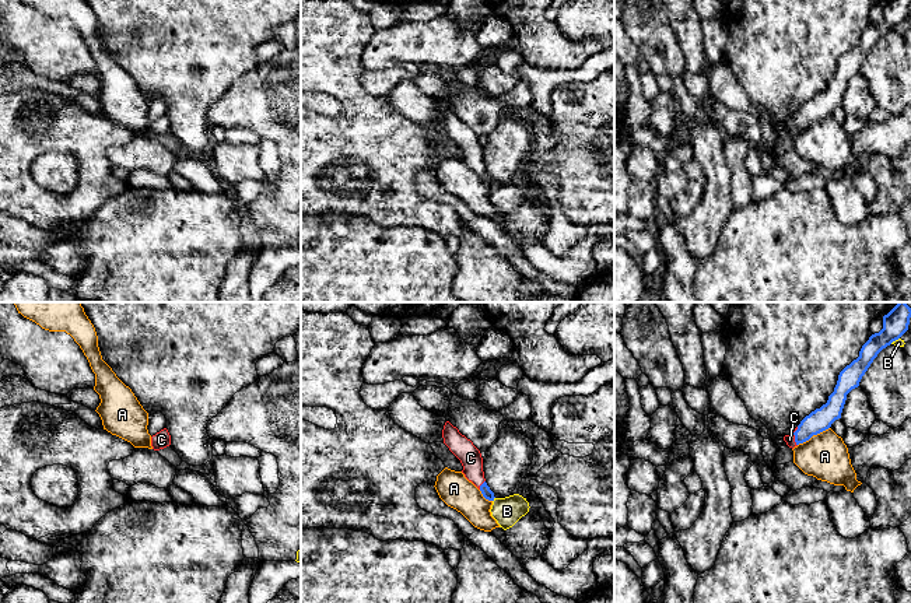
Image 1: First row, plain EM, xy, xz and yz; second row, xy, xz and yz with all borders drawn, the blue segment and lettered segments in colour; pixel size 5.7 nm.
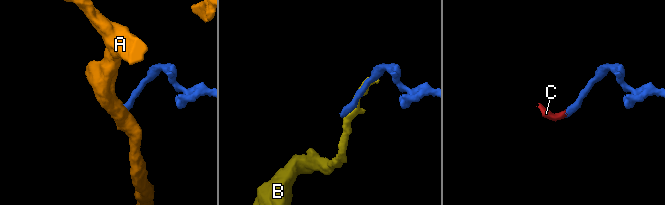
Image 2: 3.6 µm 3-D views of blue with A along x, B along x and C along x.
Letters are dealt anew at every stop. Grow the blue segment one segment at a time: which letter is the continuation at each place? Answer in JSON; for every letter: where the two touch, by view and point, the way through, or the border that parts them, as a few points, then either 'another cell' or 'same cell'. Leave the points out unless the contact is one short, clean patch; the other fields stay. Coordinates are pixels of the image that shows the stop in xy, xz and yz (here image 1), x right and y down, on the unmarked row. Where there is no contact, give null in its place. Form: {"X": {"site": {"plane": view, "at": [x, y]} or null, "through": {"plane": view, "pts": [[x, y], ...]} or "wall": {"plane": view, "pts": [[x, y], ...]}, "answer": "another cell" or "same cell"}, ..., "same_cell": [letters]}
{"A": {"site": {"plane": "yz", "at": [813, 121]}, "wall": {"plane": "yz", "pts": [[829, 114], [798, 132]]}, "answer": "another cell"}, "B": {"site": {"plane": "xz", "at": [493, 186]}, "answer": "another cell"}, "C": {"site": {"plane": "yz", "at": [795, 123]}, "through": {"plane": "yz", "pts": [[822, 105], [795, 123], [789, 126]]}, "answer": "same cell"}, "same_cell": ["C"]}

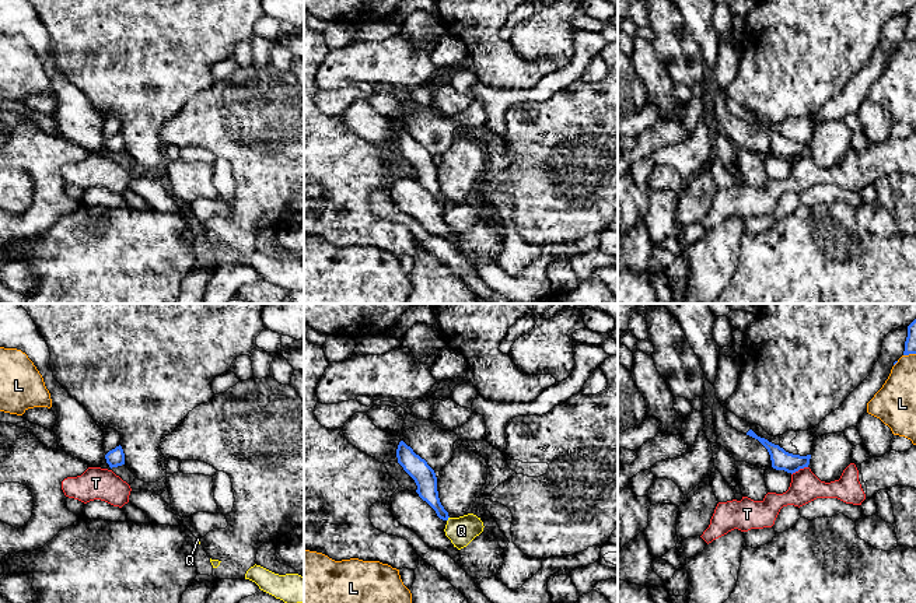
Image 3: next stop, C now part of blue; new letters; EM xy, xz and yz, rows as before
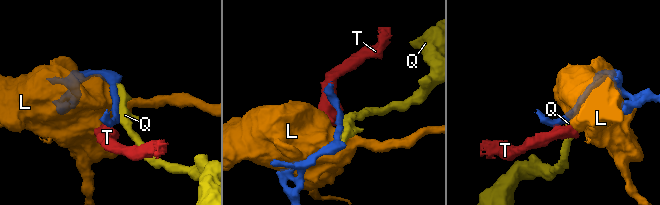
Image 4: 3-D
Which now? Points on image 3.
{"L": {"site": {"plane": "yz", "at": [909, 39]}, "answer": "another cell"}, "Q": {"site": {"plane": "xz", "at": [447, 206]}, "answer": "another cell"}, "T": {"site": {"plane": "yz", "at": [799, 155]}, "wall": {"plane": "yz", "pts": [[807, 153], [792, 161]]}, "answer": "another cell"}, "same_cell": []}

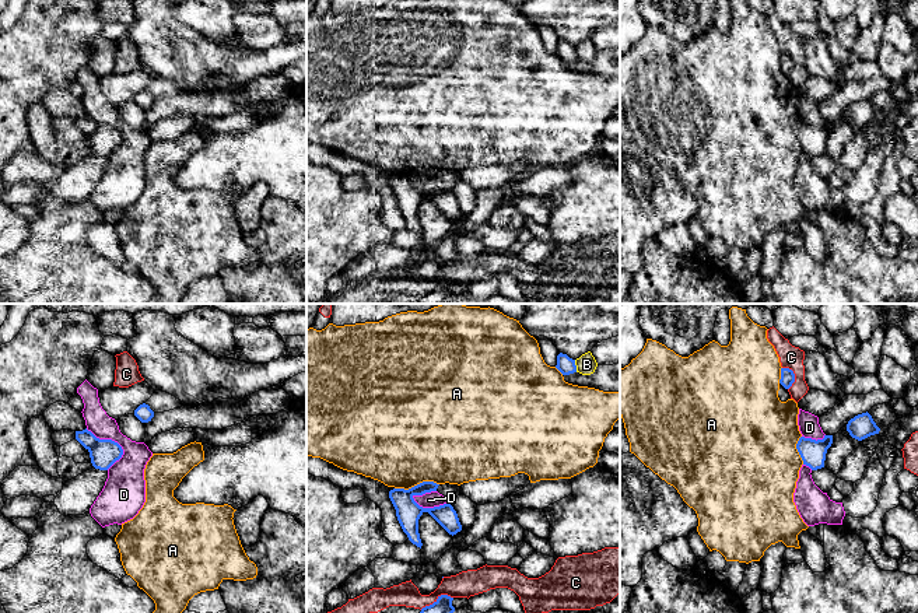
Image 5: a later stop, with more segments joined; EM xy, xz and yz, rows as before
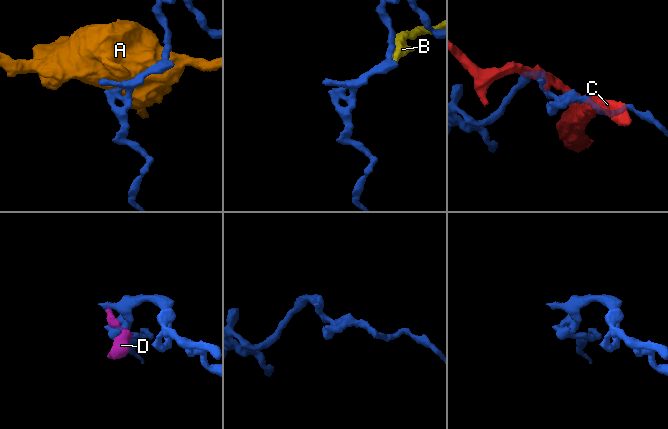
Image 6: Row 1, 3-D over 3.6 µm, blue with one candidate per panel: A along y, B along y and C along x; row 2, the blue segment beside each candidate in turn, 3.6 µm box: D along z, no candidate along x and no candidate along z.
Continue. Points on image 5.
{"A": {"site": {"plane": "xz", "at": [417, 171]}, "answer": "another cell"}, "B": {"site": {"plane": "xz", "at": [575, 52]}, "answer": "another cell"}, "C": {"site": {"plane": "yz", "at": [794, 62]}, "answer": "another cell"}, "D": {"site": {"plane": "xz", "at": [428, 195]}, "wall": {"plane": "xz", "pts": [[412, 182], [423, 193], [447, 191]]}, "answer": "another cell"}, "same_cell": []}

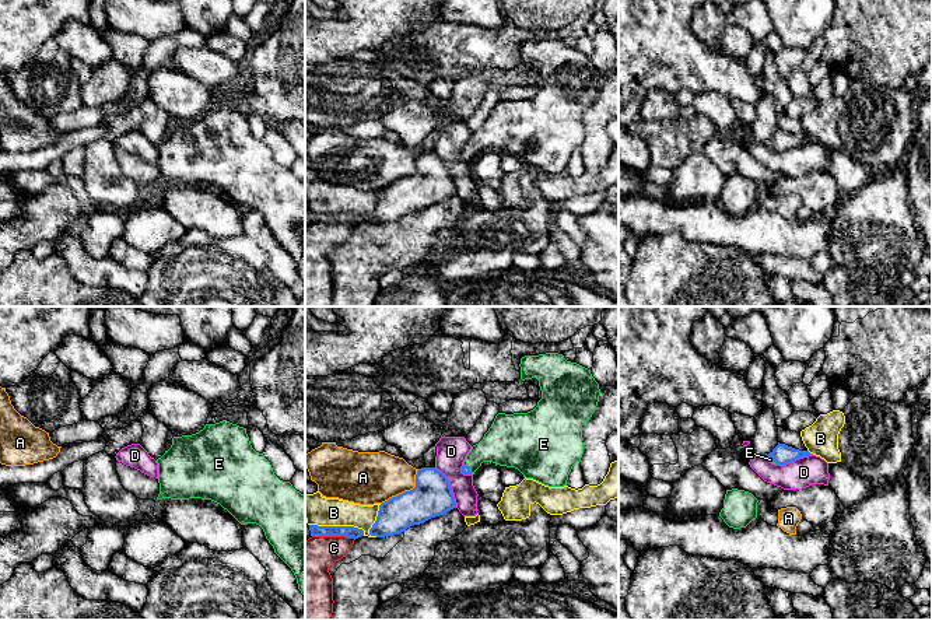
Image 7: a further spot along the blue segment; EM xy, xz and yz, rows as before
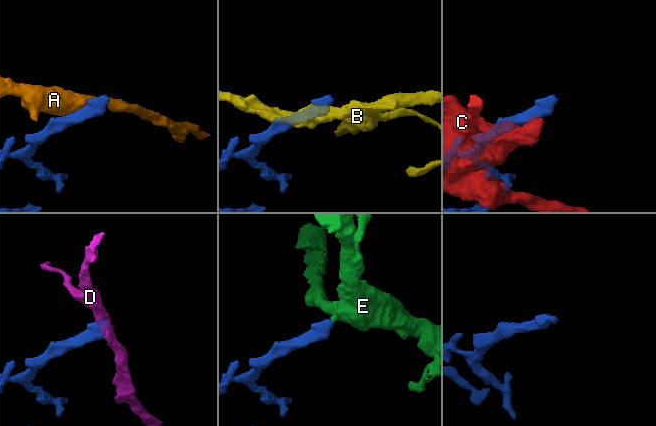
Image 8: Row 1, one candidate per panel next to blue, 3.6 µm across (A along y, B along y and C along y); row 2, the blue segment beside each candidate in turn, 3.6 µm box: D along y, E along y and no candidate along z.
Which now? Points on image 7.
{"A": {"site": {"plane": "xz", "at": [406, 178]}, "wall": {"plane": "xz", "pts": [[419, 156], [412, 175], [392, 182], [381, 191]]}, "answer": "another cell"}, "B": {"site": {"plane": "xz", "at": [339, 213]}, "answer": "another cell"}, "C": {"site": {"plane": "xz", "at": [333, 221]}, "answer": "another cell"}, "D": {"site": {"plane": "xz", "at": [449, 174]}, "wall": {"plane": "xz", "pts": [[435, 153], [447, 164], [456, 193]]}, "answer": "another cell"}, "E": {"site": {"plane": "xz", "at": [469, 154]}, "through": {"plane": "xz", "pts": [[465, 156], [469, 154], [487, 136], [505, 130]]}, "answer": "same cell"}, "same_cell": ["E"]}

